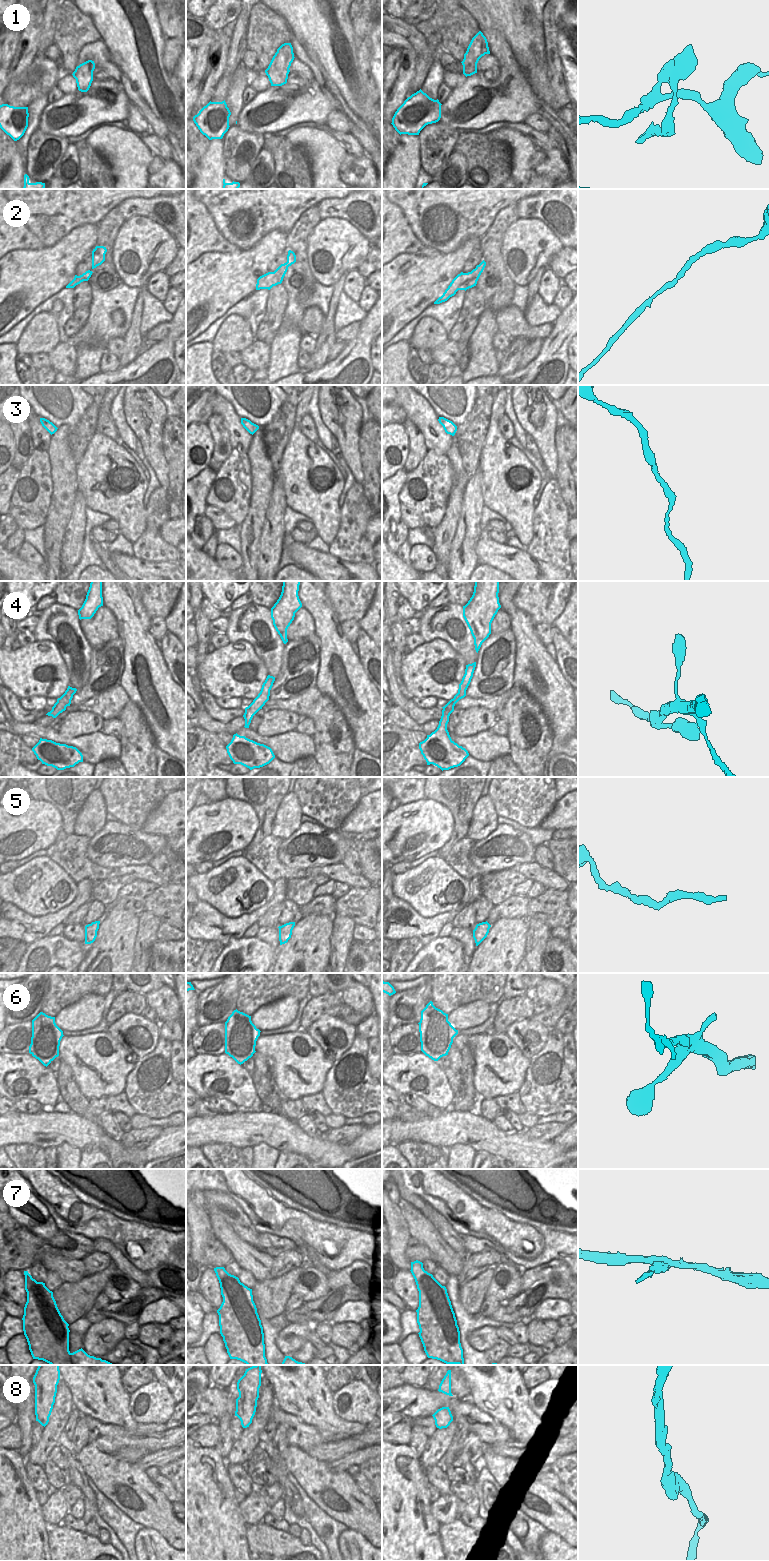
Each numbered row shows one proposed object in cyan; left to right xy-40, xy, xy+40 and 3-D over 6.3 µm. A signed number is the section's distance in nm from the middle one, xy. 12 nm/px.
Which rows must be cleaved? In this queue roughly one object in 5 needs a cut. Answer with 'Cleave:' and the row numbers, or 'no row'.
Cleave: 1, 7

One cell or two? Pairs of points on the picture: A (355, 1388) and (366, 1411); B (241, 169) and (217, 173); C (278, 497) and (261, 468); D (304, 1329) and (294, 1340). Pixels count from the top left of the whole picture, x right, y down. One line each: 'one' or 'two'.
A: one
B: two
C: two
D: one

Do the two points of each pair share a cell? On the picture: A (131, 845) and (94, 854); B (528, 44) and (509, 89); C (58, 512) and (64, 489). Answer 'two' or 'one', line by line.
A: one
B: two
C: one

